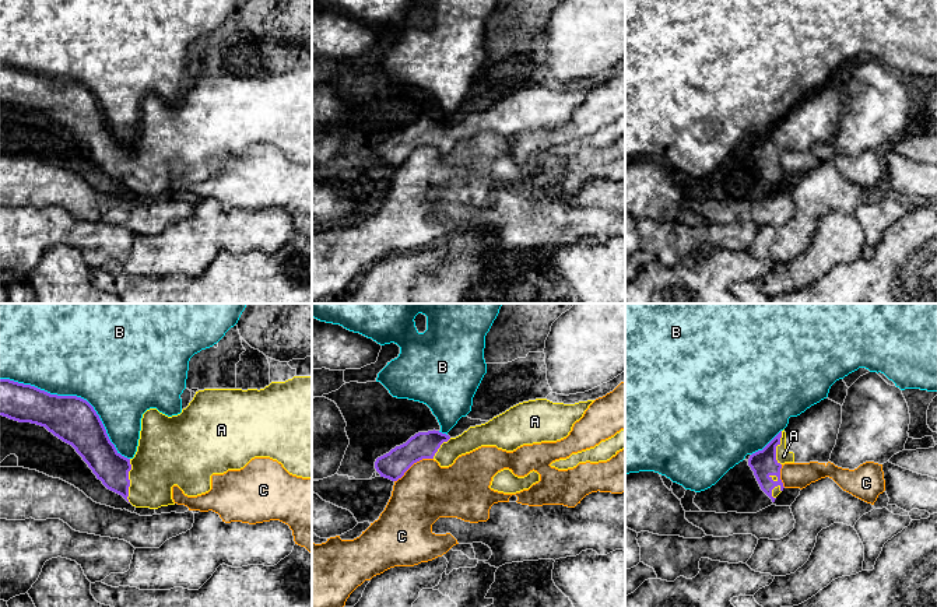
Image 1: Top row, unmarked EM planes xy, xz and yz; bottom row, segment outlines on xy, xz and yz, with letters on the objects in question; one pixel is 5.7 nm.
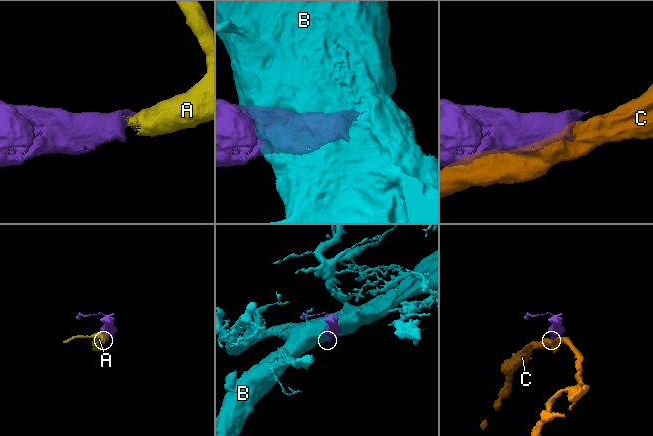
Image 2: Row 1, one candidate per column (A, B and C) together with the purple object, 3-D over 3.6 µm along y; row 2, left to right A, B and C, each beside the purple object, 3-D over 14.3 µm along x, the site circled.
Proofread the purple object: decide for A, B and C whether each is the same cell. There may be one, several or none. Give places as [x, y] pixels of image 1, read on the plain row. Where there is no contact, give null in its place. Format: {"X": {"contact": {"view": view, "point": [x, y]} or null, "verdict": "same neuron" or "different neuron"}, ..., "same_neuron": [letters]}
{"A": {"contact": {"view": "xy", "point": [129, 168]}, "verdict": "same neuron"}, "B": {"contact": {"view": "xy", "point": [74, 83]}, "verdict": "different neuron"}, "C": {"contact": {"view": "xz", "point": [413, 150]}, "verdict": "different neuron"}, "same_neuron": ["A"]}

